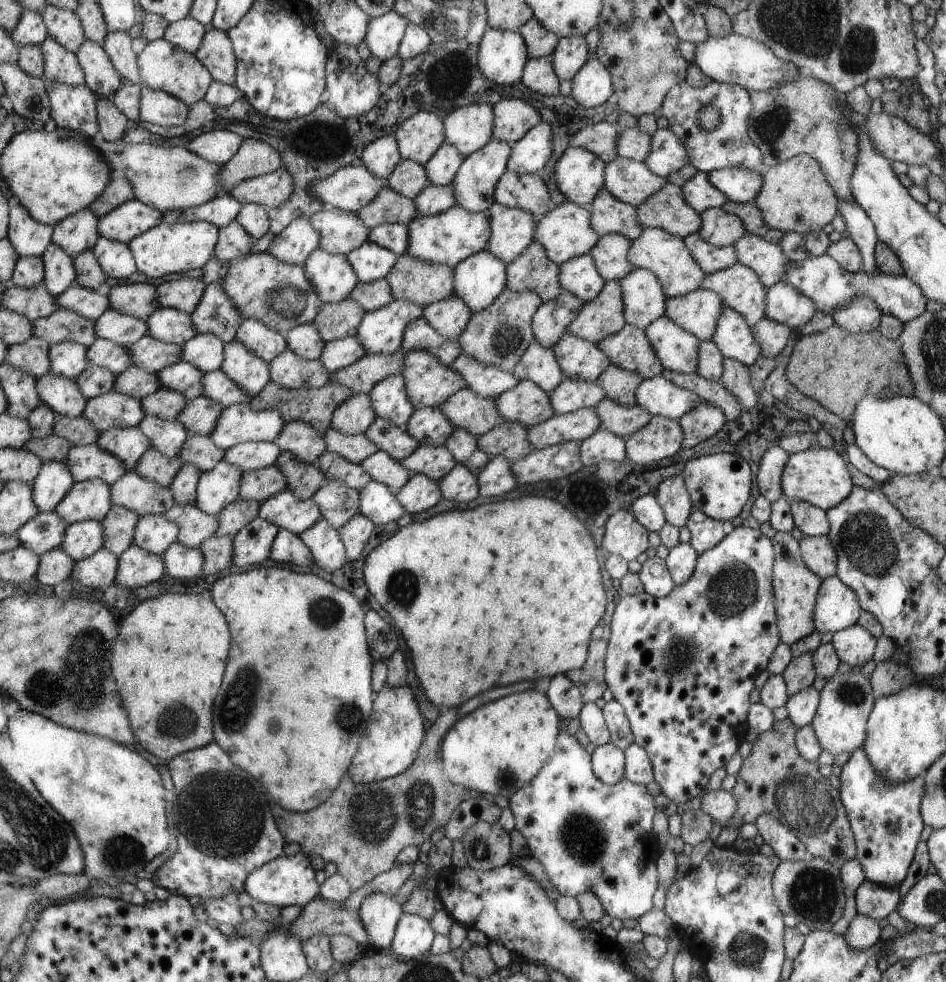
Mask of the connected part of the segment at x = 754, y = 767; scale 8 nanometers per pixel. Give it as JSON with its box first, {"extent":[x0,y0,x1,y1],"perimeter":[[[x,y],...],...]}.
{"extent":[723,718,855,866],"perimeter":[[[787,718],[774,721],[770,730],[759,734],[750,755],[744,758],[739,773],[735,775],[736,783],[730,793],[733,794],[737,807],[731,814],[729,822],[723,827],[738,829],[743,824],[754,822],[761,814],[771,814],[782,824],[788,825],[803,841],[808,854],[839,866],[846,859],[855,858],[855,838],[844,805],[841,803],[839,791],[832,787],[829,777],[824,777],[818,771],[819,766],[815,762],[807,761],[799,755],[795,745],[797,730],[792,721]]]}

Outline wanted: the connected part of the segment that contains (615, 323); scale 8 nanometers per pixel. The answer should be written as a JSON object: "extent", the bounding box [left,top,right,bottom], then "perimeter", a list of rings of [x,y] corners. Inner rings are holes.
{"extent":[567,281,626,345],"perimeter":[[[606,281],[600,294],[583,304],[567,333],[598,345],[626,325],[622,285],[618,281]]]}

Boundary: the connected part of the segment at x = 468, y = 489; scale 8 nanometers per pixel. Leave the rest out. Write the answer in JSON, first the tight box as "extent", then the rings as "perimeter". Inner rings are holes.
{"extent":[440,463,479,502],"perimeter":[[[456,463],[456,466],[440,480],[442,499],[450,502],[472,502],[479,496],[477,474],[474,474],[466,465]]]}

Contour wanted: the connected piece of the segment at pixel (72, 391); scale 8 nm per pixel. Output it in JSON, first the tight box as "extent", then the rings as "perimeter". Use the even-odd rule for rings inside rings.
{"extent":[39,371,89,418],"perimeter":[[[51,371],[39,379],[39,392],[41,404],[69,418],[83,415],[89,401],[78,381]]]}

